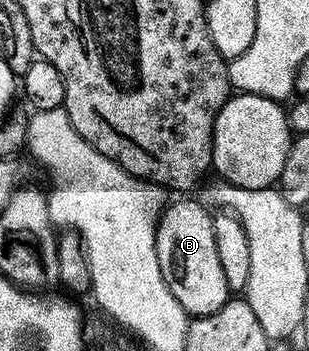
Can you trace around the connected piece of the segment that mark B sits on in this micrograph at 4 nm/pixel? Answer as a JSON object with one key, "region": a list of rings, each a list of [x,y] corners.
{"region":[[[179,197],[171,208],[164,210],[157,219],[153,236],[153,259],[157,270],[165,277],[169,293],[177,297],[181,309],[188,316],[217,313],[232,294],[225,281],[221,260],[217,257],[217,241],[213,241],[213,215],[191,197]]]}

